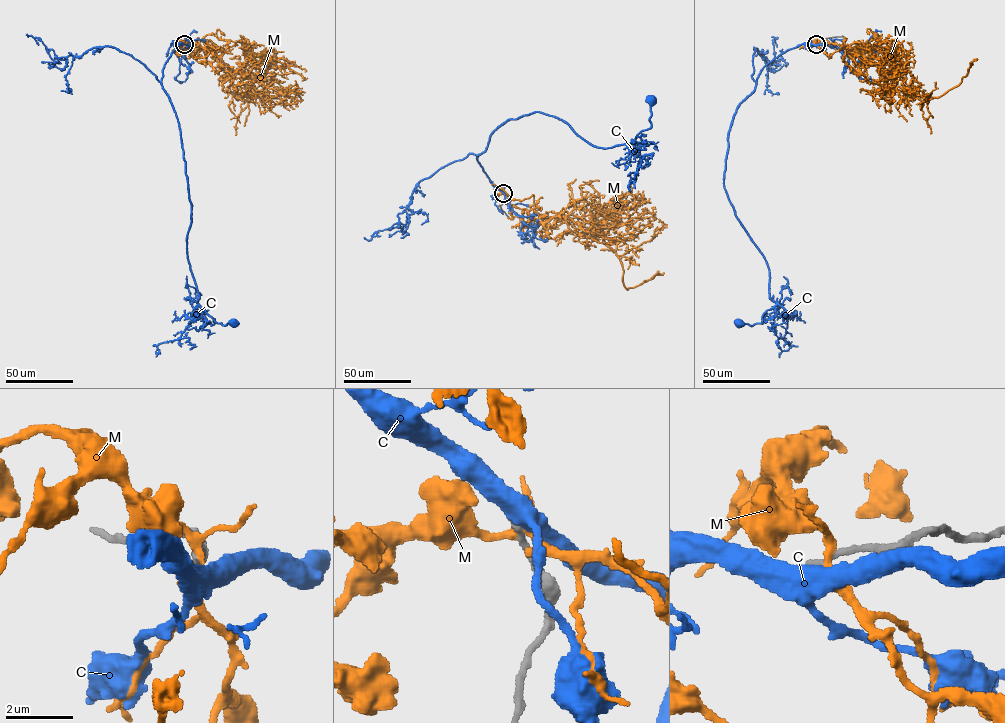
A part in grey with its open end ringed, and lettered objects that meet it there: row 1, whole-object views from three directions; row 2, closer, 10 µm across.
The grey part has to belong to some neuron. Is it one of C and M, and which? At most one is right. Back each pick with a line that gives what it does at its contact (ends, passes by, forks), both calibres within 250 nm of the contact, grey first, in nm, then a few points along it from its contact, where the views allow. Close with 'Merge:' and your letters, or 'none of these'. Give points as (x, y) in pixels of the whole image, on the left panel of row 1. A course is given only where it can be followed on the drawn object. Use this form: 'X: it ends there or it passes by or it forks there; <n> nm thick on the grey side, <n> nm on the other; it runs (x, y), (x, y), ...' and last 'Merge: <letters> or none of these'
Merge: none of these

